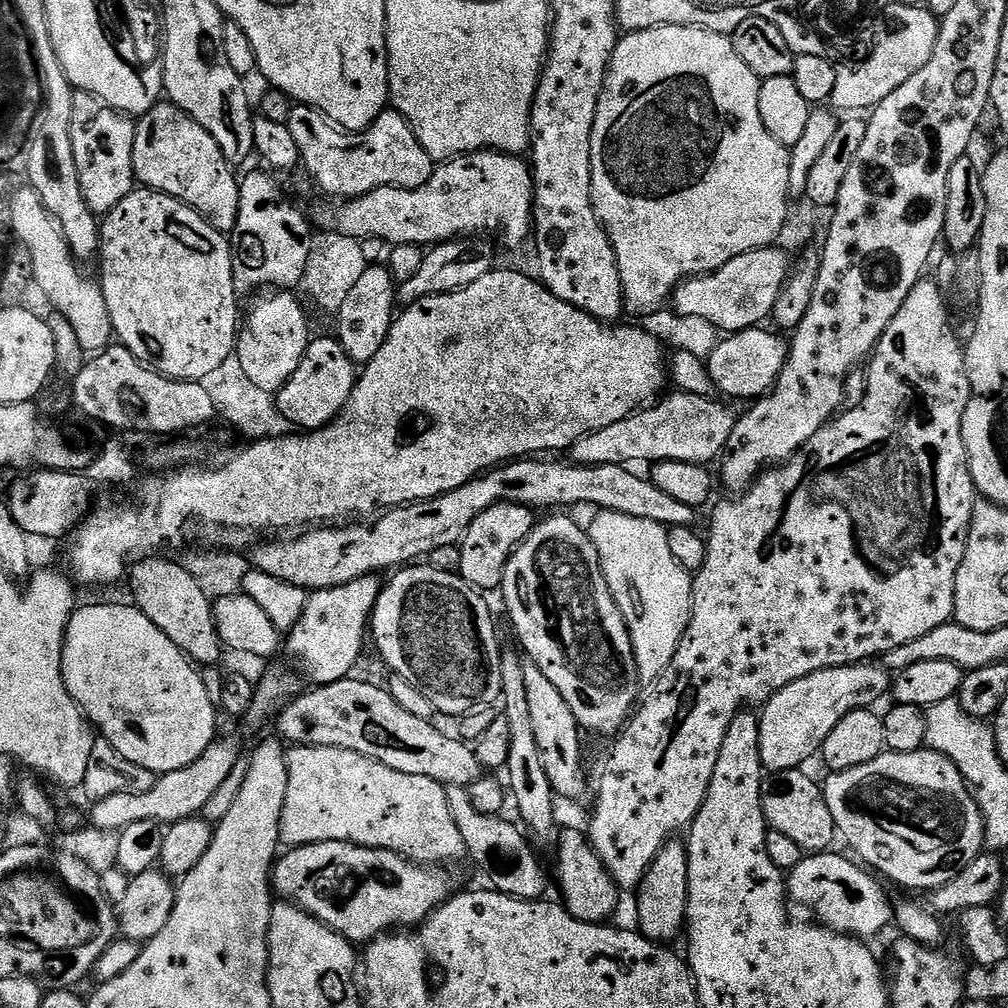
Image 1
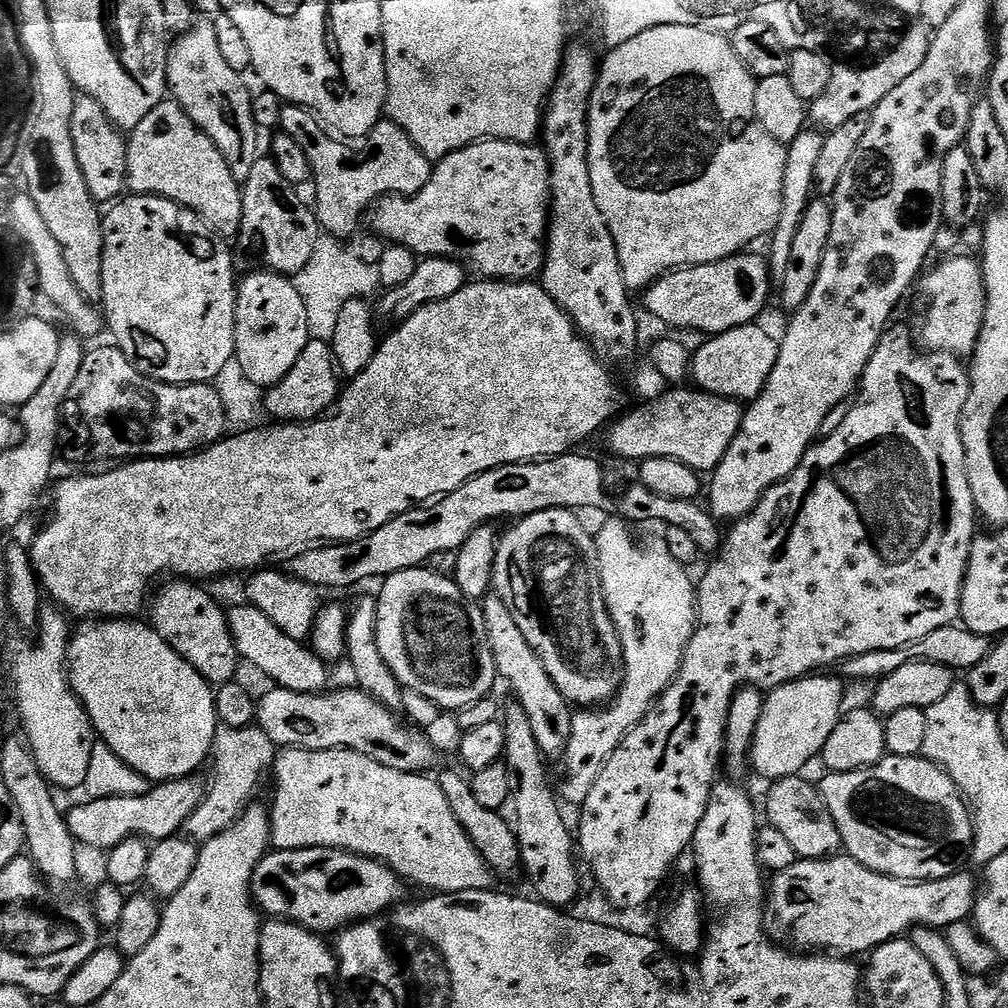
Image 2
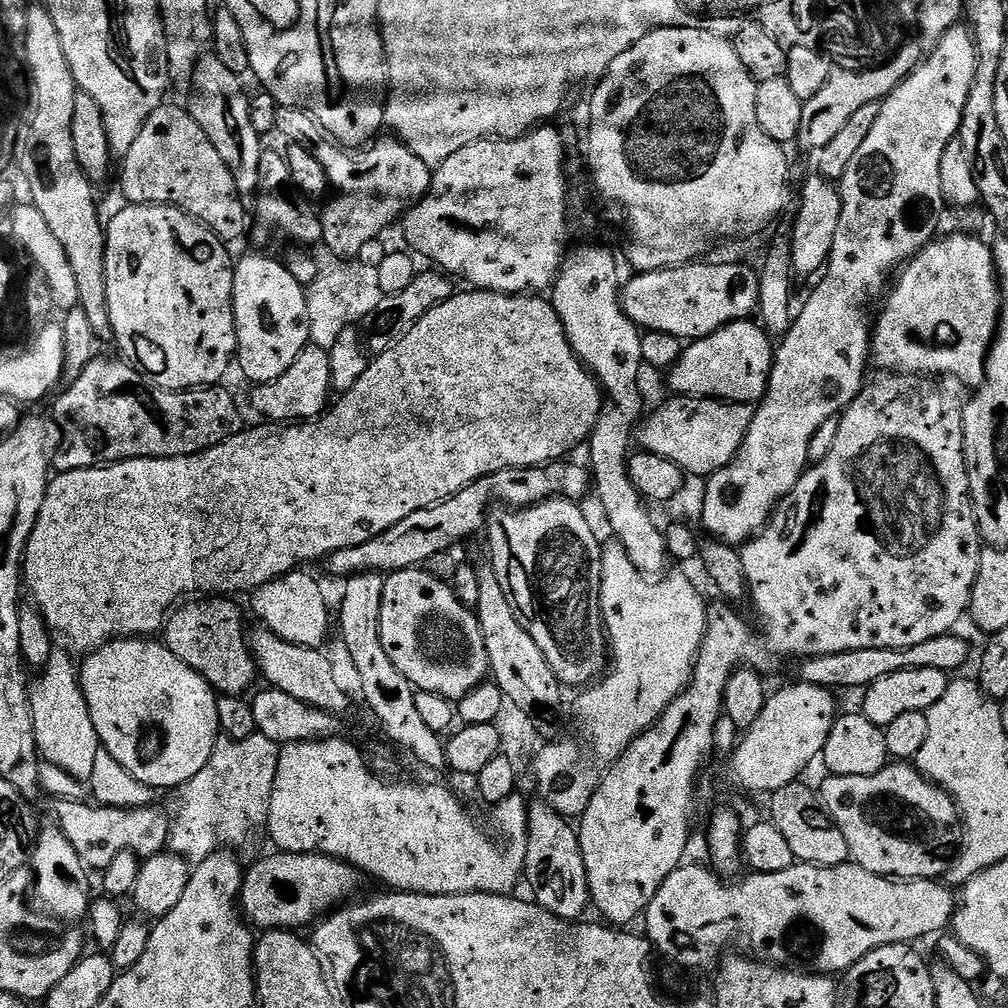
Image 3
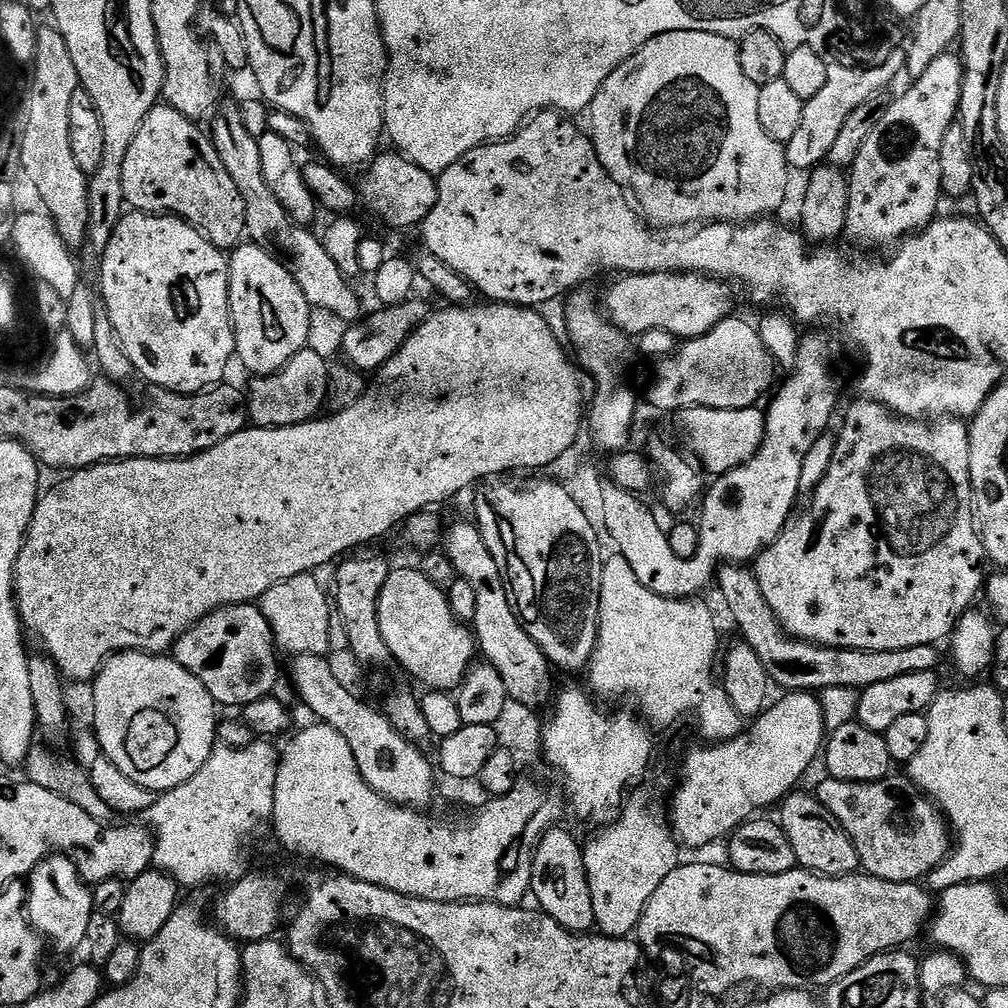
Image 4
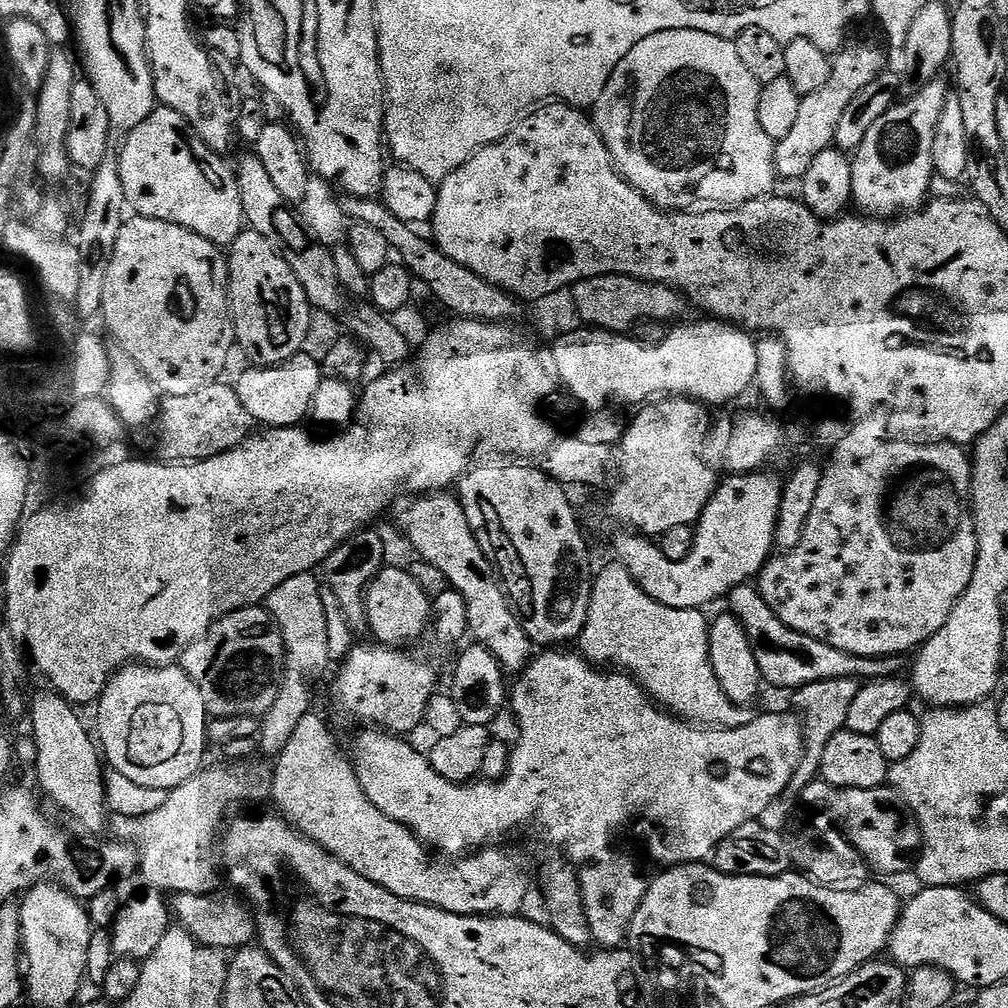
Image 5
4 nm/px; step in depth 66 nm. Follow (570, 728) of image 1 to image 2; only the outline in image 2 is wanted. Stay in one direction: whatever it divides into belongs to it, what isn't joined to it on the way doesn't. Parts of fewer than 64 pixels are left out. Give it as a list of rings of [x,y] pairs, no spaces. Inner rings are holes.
[[[489,594],[482,601],[486,618],[486,634],[490,638],[490,646],[496,655],[496,671],[499,679],[512,687],[515,701],[520,704],[530,720],[534,739],[538,742],[543,755],[559,757],[568,745],[570,726],[574,715],[568,699],[554,686],[550,674],[546,674],[546,666],[538,658],[536,651],[526,642],[526,634],[518,630],[518,622],[514,622],[514,614],[510,614],[510,606],[502,602],[502,598]]]

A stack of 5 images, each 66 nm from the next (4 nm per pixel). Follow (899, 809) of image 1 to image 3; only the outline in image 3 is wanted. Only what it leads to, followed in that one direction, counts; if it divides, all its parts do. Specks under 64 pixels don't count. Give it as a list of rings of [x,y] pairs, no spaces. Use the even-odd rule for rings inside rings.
[[[892,762],[887,768],[878,770],[878,774],[870,774],[862,778],[846,778],[845,776],[825,775],[824,781],[818,784],[818,795],[824,802],[824,808],[832,816],[832,821],[838,826],[838,830],[842,830],[842,834],[846,838],[846,846],[848,847],[849,857],[858,866],[862,866],[866,870],[870,870],[879,876],[891,876],[901,880],[934,880],[943,877],[948,869],[952,867],[962,843],[962,821],[960,812],[956,809],[956,804],[952,797],[948,795],[944,789],[939,788],[937,784],[926,780],[924,775],[908,762]]]

